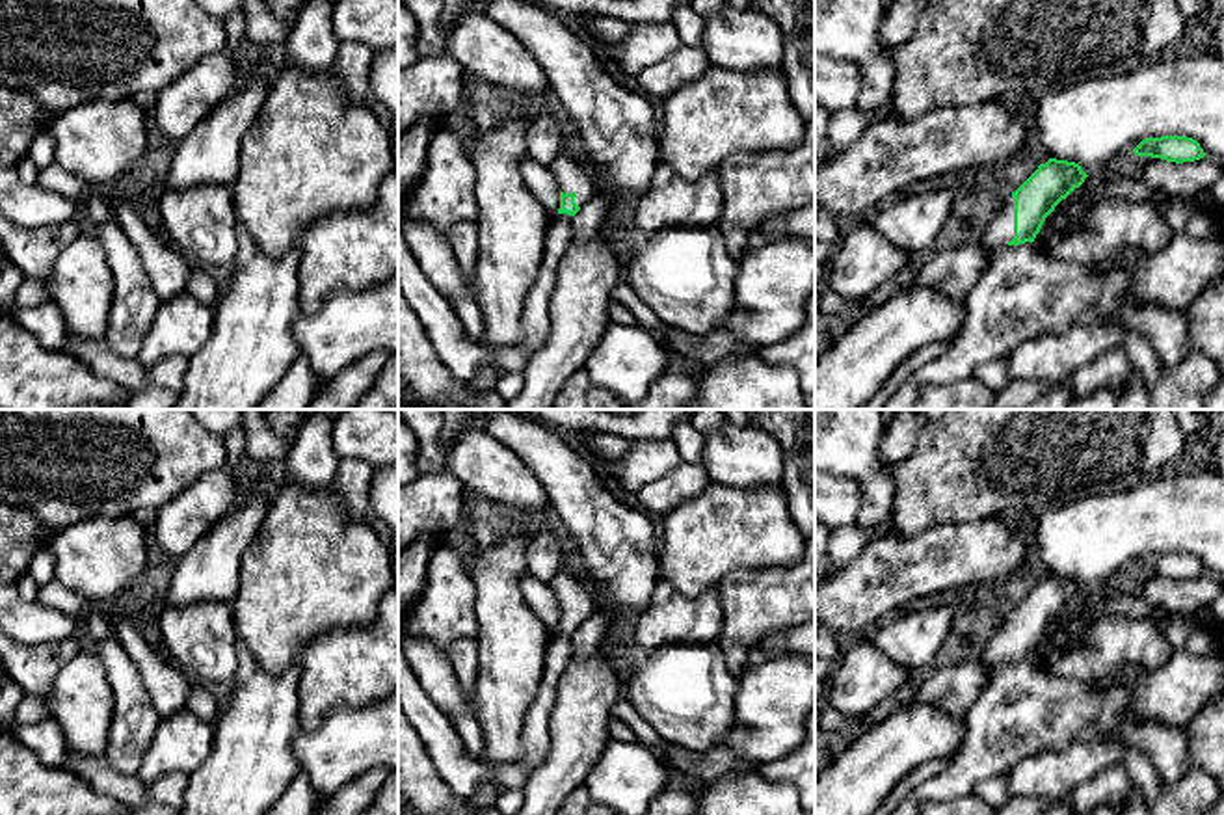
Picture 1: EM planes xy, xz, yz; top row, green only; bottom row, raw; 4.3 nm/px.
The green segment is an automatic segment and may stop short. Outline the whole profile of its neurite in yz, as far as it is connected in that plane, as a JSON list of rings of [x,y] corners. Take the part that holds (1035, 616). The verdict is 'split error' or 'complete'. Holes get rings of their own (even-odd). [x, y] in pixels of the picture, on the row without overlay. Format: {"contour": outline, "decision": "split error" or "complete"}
{"contour": [[[1049,575],[1012,610],[991,635],[982,662],[990,675],[997,664],[1034,659],[1045,635],[1079,605],[1088,592],[1079,581]]], "decision": "split error"}

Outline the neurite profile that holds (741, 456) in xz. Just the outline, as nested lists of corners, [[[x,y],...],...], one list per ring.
[[[757,426],[725,428],[705,435],[703,467],[711,482],[738,489],[776,488],[783,480],[783,450]]]

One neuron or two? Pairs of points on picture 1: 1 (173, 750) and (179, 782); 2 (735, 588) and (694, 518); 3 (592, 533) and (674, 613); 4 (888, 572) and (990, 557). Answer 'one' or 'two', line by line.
1: two
2: two
3: two
4: one

